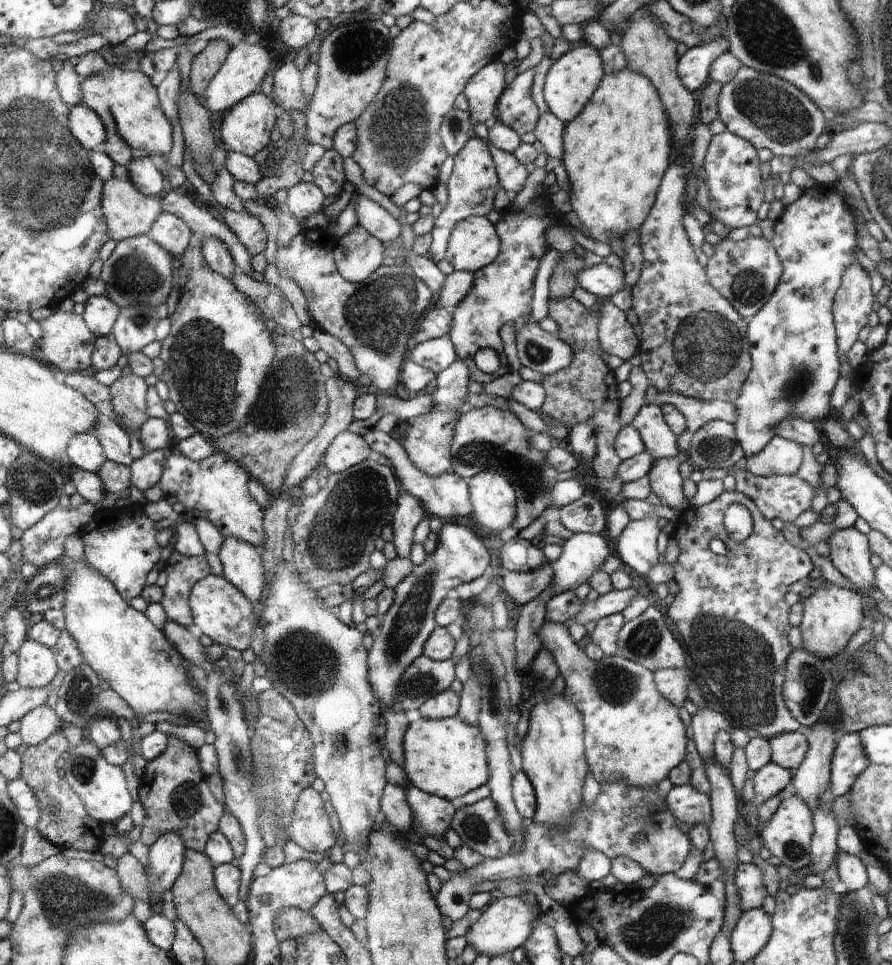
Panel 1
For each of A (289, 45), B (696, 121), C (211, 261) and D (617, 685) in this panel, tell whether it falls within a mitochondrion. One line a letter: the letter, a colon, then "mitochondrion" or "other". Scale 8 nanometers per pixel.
A: other
B: other
C: other
D: mitochondrion

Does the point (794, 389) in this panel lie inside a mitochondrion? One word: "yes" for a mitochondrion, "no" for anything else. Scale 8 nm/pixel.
yes

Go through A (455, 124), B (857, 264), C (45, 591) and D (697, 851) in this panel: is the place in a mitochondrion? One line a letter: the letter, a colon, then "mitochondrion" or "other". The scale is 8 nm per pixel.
A: mitochondrion
B: other
C: mitochondrion
D: other

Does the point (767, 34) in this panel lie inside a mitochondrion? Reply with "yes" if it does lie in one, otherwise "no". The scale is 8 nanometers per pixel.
yes

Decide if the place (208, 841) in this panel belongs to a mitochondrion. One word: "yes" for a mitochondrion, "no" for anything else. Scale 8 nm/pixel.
no

